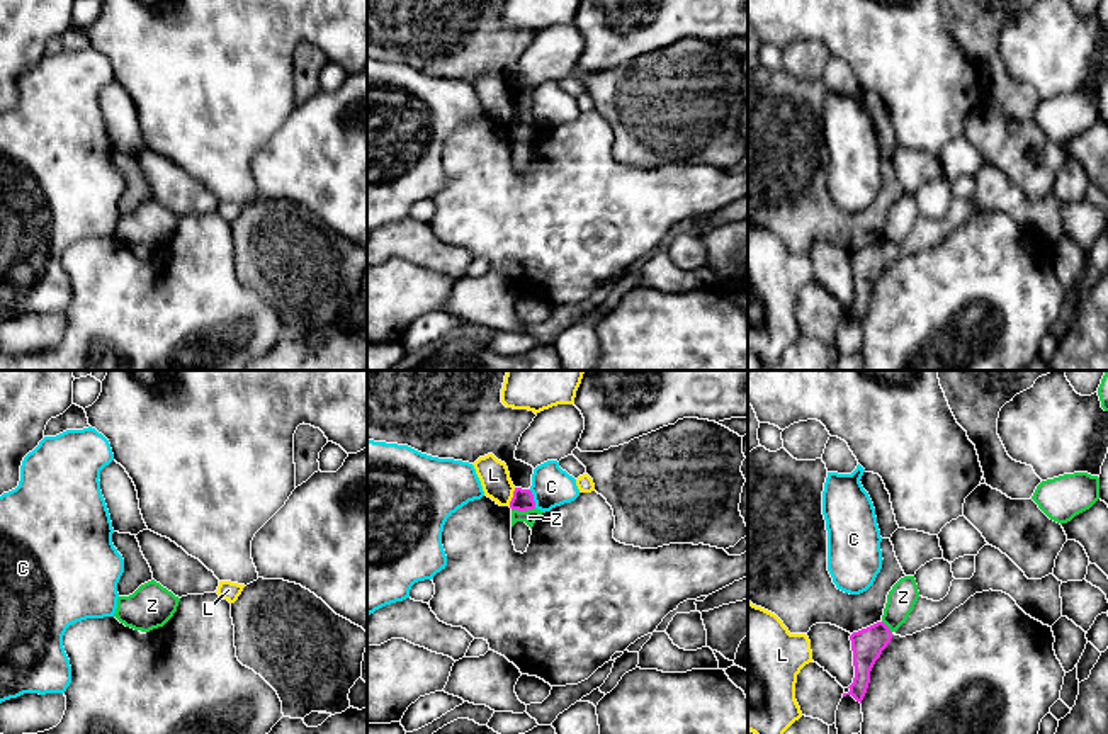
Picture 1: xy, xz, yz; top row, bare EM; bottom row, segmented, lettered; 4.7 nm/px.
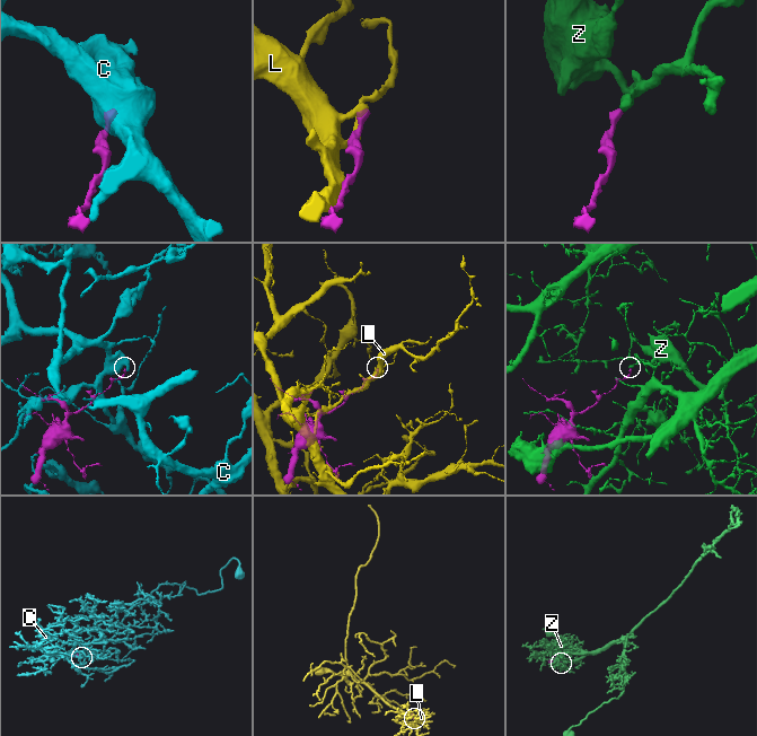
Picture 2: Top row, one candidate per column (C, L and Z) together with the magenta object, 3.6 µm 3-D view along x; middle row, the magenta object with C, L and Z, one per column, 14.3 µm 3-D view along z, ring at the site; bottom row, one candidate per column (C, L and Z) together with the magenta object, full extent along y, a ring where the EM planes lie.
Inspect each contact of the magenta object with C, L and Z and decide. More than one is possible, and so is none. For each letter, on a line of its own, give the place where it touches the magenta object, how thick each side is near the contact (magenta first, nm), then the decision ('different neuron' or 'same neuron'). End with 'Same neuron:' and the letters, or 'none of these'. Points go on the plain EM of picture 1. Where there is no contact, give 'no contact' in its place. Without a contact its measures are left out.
C: xz (532, 118) | 100/190 nm | different neuron
L: xz (514, 116) | 100/140 nm | different neuron
Z: xz (522, 129) | 100/70 nm | different neuron
Same neuron: none of these

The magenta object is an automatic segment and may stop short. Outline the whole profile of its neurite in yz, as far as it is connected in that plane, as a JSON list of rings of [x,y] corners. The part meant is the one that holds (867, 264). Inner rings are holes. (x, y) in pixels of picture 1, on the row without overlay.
[[[877,241],[850,255],[855,297],[848,306],[850,311],[843,313],[843,316],[851,314],[856,321],[862,323],[870,302],[870,291],[890,258],[892,251],[884,241]]]

